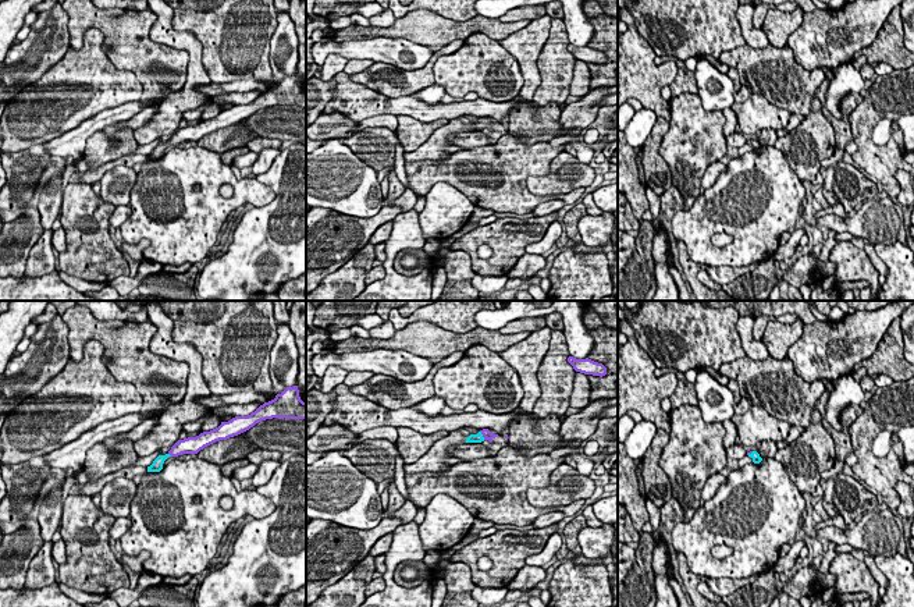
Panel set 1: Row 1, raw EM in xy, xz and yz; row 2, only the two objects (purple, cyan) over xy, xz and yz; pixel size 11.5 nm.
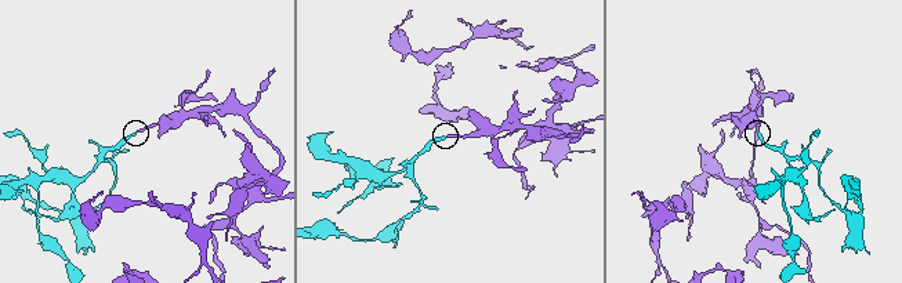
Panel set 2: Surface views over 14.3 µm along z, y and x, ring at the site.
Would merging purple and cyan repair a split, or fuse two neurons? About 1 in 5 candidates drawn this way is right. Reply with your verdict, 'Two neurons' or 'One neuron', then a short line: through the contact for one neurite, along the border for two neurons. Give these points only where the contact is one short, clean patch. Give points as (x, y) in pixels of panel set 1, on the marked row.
One neuron. Line: xz (487, 435), (482, 433), (477, 437)

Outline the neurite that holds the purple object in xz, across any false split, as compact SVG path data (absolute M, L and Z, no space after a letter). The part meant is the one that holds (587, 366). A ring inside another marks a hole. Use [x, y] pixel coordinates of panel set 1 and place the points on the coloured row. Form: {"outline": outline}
{"outline": "M569 356L568 362L573 366L576 372L580 372L584 375L593 375L593 376L600 376L600 377L607 375L607 368L602 363L594 362L588 358L576 359L573 356Z"}

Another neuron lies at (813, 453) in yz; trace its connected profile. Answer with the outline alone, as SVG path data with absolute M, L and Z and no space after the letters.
M818 409L811 413L811 423L790 444L778 450L775 459L783 464L789 478L794 482L800 493L818 493L817 486L821 483L821 473L833 468L836 461L835 441L822 425L822 416Z

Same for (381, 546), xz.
M392 533L380 537L371 547L370 554L374 557L385 554L391 547L392 537L394 537Z

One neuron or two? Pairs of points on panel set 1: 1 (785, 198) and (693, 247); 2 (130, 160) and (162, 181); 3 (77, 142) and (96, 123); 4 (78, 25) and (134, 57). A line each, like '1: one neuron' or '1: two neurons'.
1: one neuron
2: two neurons
3: one neuron
4: one neuron

